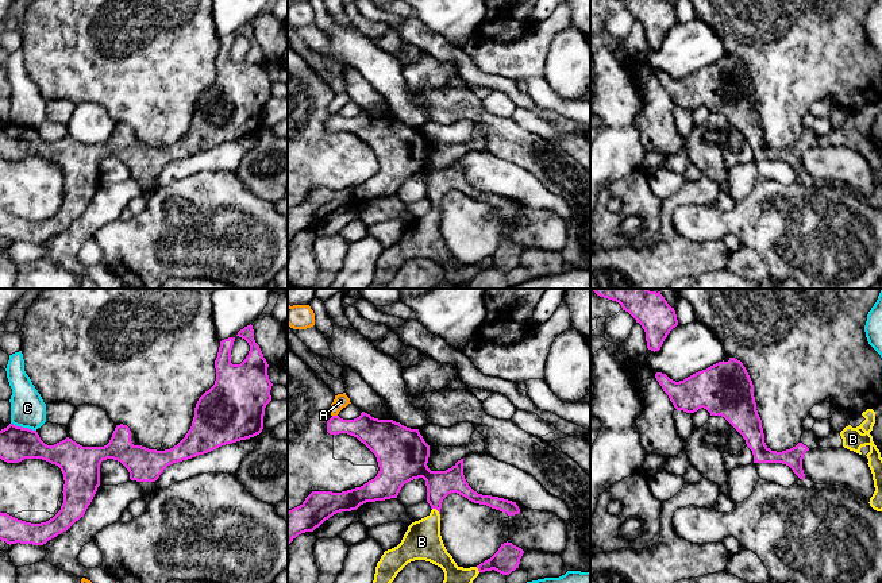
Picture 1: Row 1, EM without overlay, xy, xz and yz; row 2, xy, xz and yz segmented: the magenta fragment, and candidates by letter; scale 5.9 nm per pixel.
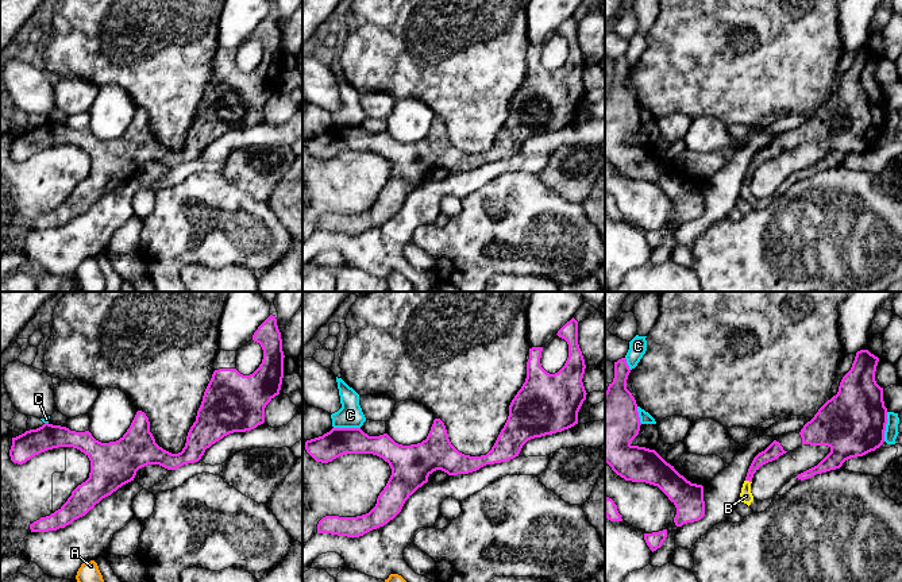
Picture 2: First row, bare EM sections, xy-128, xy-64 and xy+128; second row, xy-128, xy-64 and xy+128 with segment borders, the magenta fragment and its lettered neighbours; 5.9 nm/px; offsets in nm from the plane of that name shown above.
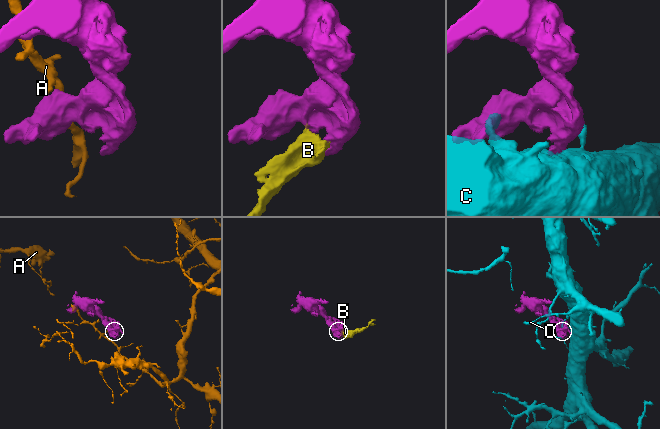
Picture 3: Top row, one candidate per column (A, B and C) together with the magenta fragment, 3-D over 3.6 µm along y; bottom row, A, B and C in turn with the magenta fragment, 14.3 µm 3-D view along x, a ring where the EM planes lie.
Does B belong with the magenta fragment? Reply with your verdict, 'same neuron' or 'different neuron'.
same neuron

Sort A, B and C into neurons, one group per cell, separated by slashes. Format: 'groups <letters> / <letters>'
groups A / B / C

